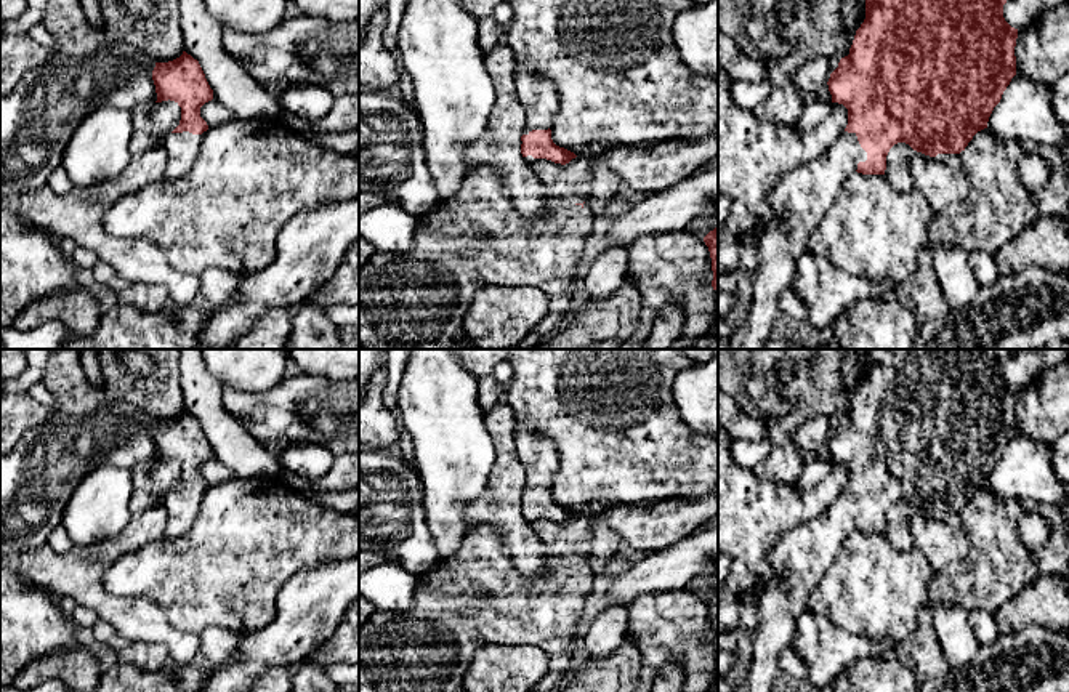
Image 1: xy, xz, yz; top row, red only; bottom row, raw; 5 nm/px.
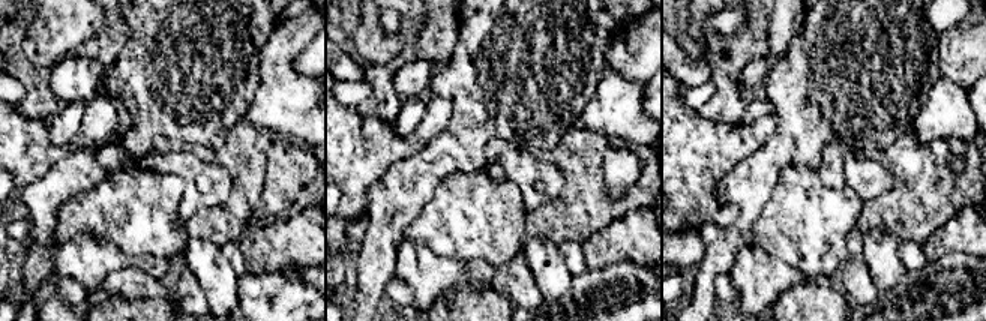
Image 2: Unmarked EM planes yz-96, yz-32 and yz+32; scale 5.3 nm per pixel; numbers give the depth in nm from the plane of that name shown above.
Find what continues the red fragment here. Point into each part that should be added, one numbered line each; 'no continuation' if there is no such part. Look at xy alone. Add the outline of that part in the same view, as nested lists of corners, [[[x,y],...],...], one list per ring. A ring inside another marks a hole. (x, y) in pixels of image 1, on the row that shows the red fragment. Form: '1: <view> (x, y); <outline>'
1: xy (183, 148); [[[189,131],[170,133],[160,141],[160,147],[168,155],[163,179],[175,181],[188,175],[192,168],[200,152],[200,135],[192,135]]]

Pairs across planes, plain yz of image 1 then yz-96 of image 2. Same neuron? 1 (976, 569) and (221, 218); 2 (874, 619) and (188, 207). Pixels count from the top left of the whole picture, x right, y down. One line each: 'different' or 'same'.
1: same
2: different

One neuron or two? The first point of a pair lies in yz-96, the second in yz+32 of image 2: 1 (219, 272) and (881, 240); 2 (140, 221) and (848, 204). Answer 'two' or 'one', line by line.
1: one
2: one

